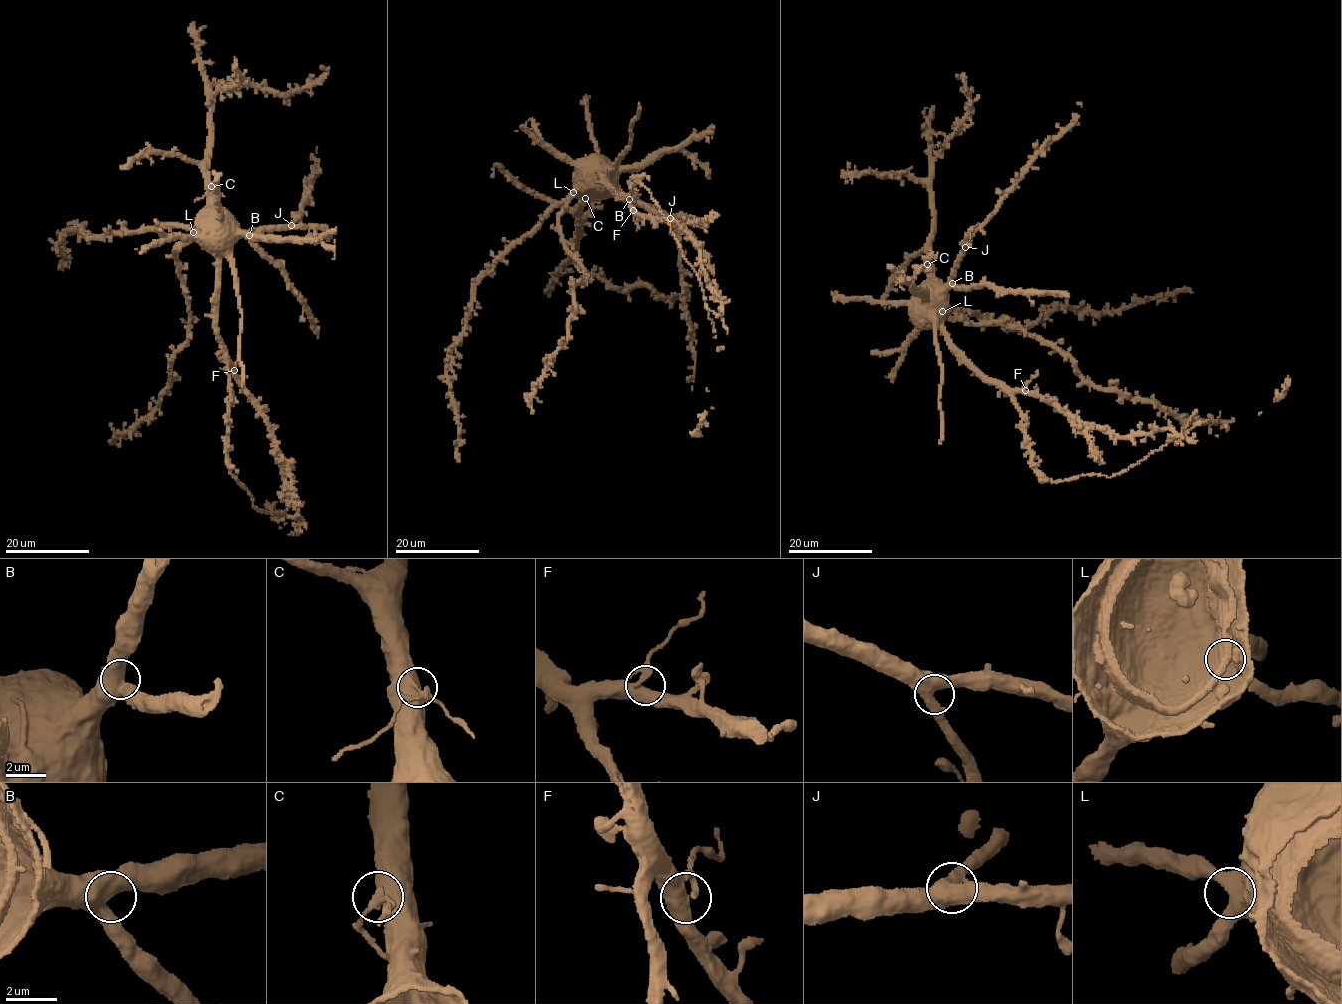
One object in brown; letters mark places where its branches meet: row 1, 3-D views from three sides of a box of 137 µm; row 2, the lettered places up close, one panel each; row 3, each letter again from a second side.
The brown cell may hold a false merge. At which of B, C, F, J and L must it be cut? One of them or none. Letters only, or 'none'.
C

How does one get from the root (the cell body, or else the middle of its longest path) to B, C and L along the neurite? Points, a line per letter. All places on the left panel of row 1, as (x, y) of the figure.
B: (217, 223), (224, 234), (249, 235)
C: (217, 223), (211, 187)
L: (217, 223), (218, 228), (193, 232)

